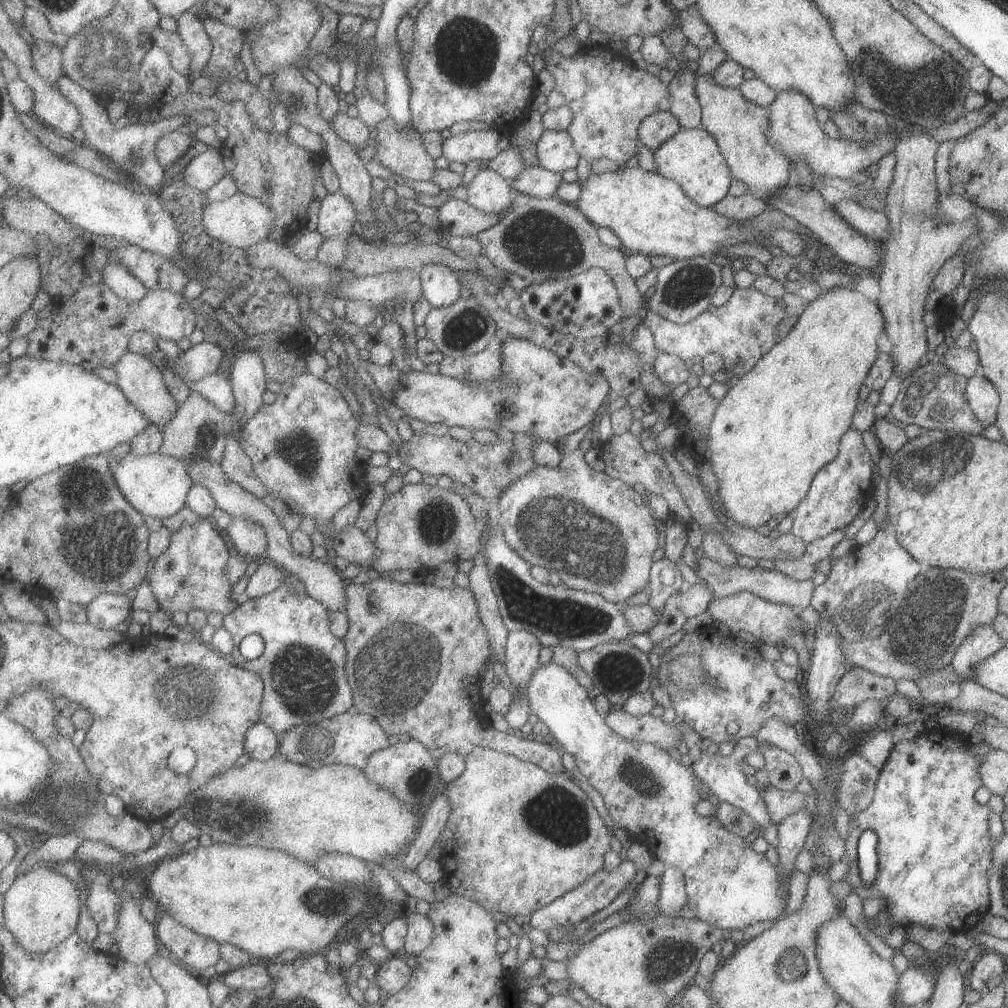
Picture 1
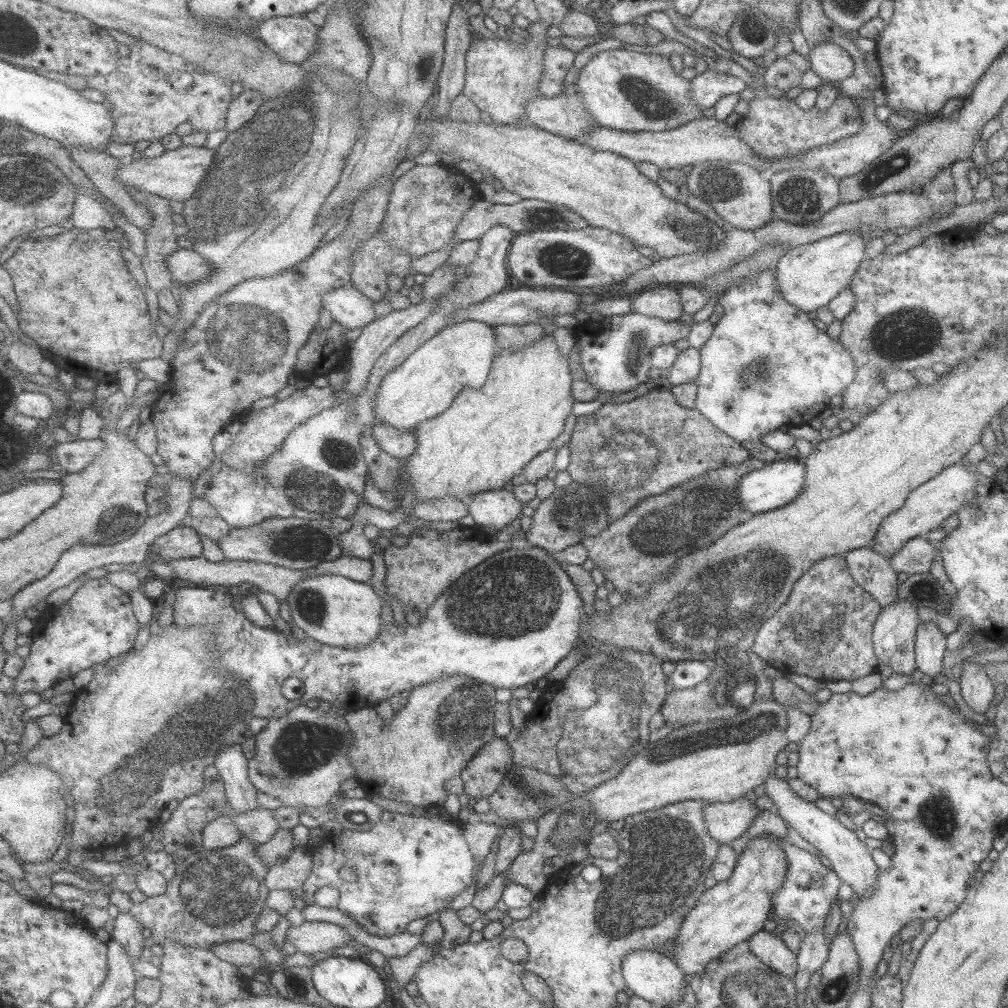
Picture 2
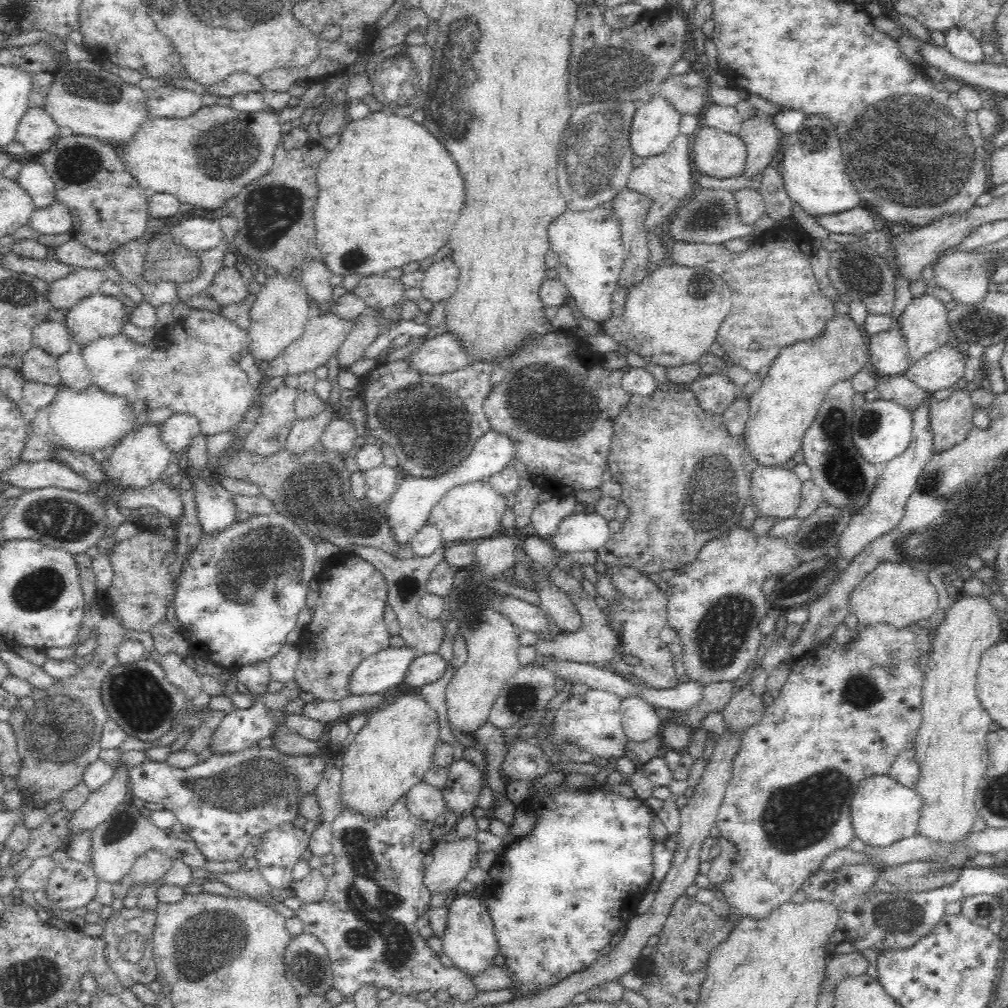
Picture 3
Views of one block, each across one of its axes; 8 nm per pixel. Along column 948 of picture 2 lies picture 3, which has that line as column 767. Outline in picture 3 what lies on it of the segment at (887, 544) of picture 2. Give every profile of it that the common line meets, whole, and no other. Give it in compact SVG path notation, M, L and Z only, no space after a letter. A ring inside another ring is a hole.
M759 464L751 476L749 501L756 505L758 517L791 518L801 502L802 483L786 466Z

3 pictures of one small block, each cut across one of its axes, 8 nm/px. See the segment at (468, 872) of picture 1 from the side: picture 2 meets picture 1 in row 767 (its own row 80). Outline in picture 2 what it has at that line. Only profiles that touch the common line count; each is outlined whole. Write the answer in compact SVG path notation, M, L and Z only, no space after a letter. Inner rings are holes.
M546 21L531 23L527 32L532 37L526 40L526 44L519 44L521 46L513 46L498 36L497 40L473 40L467 52L467 78L463 93L497 123L512 125L518 120L528 122L527 103L543 95L543 63L548 48L554 44L547 28L549 23Z

